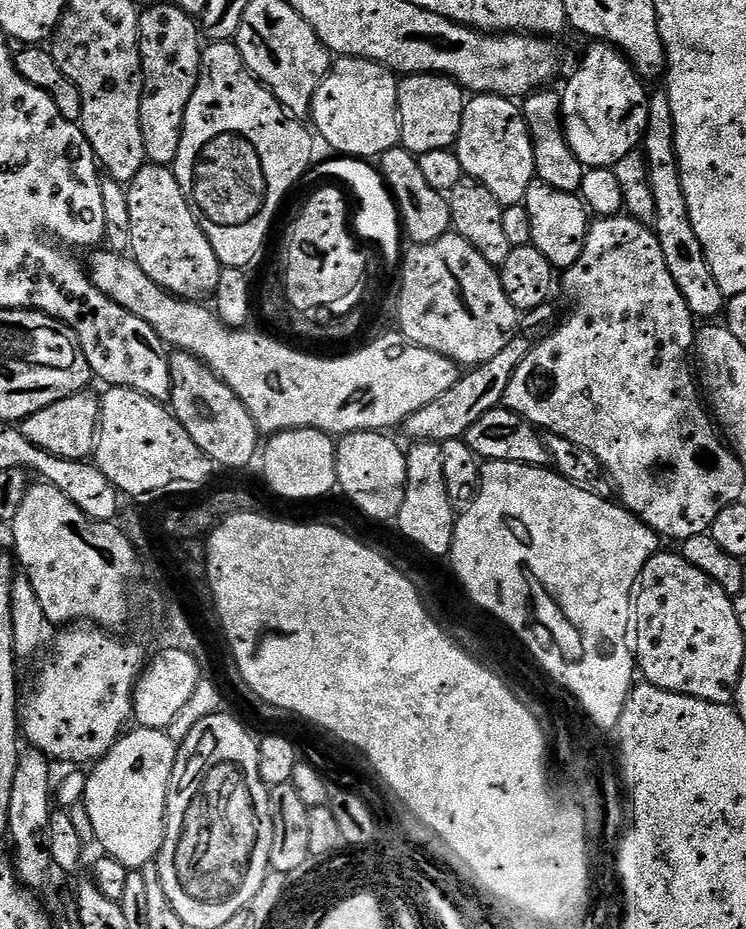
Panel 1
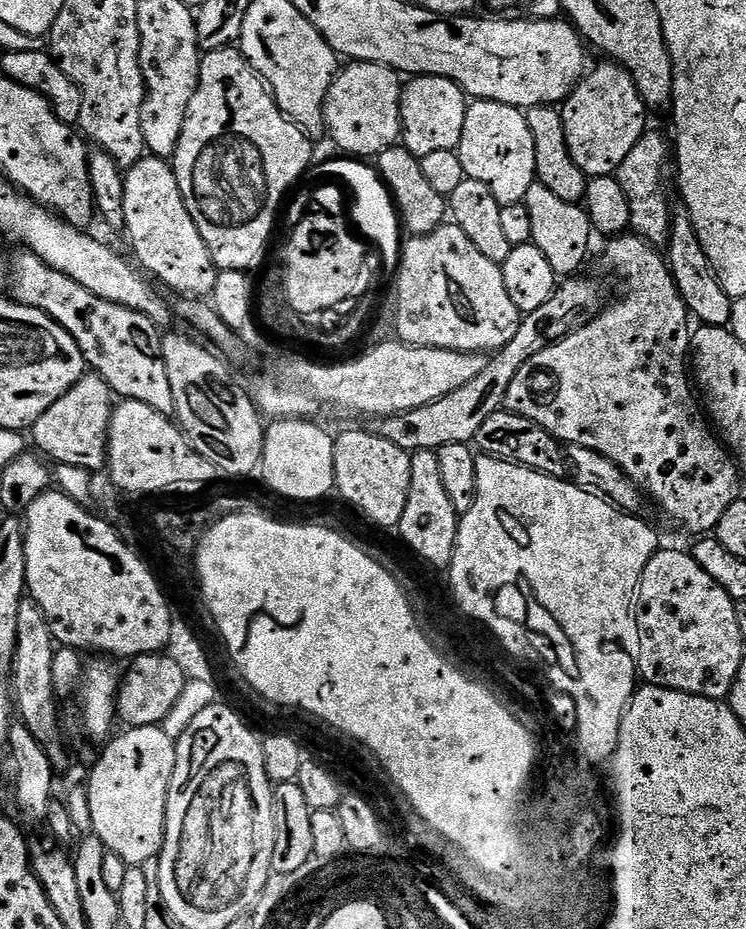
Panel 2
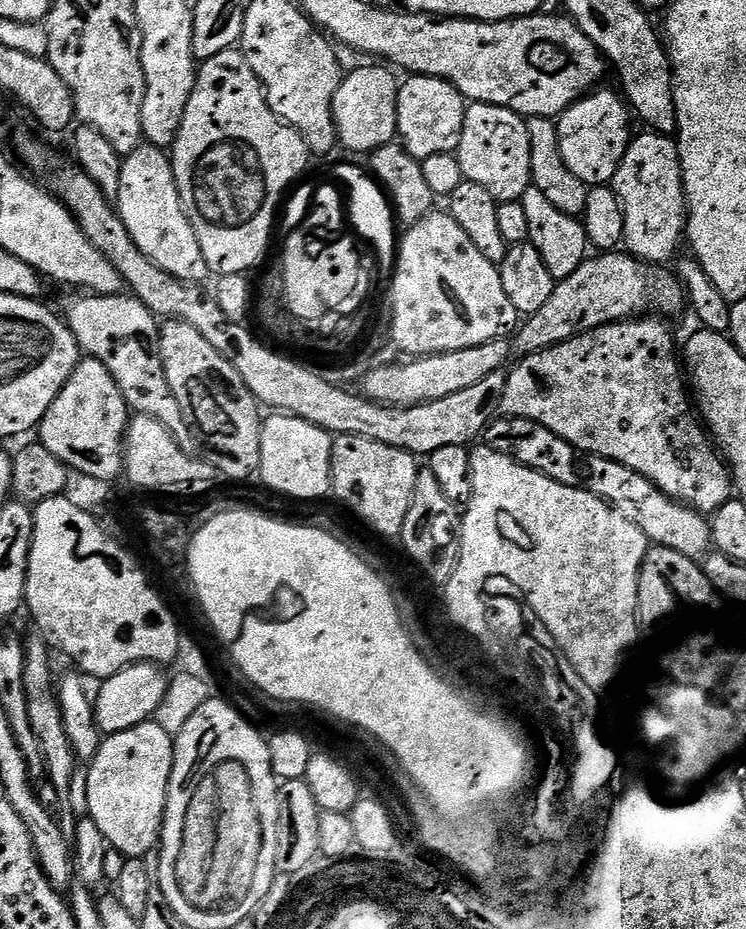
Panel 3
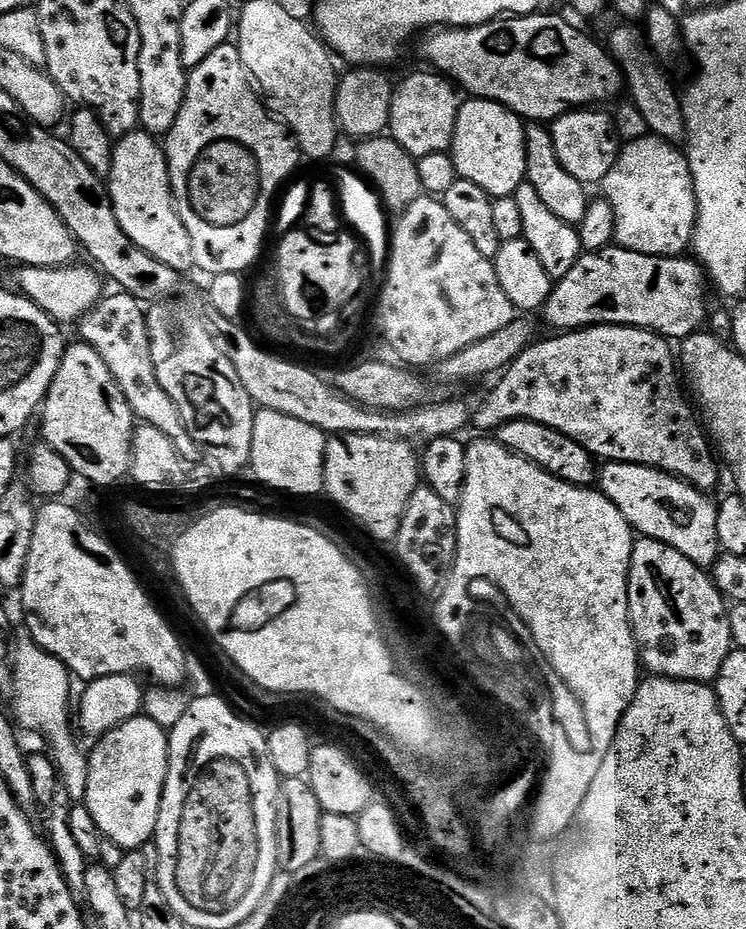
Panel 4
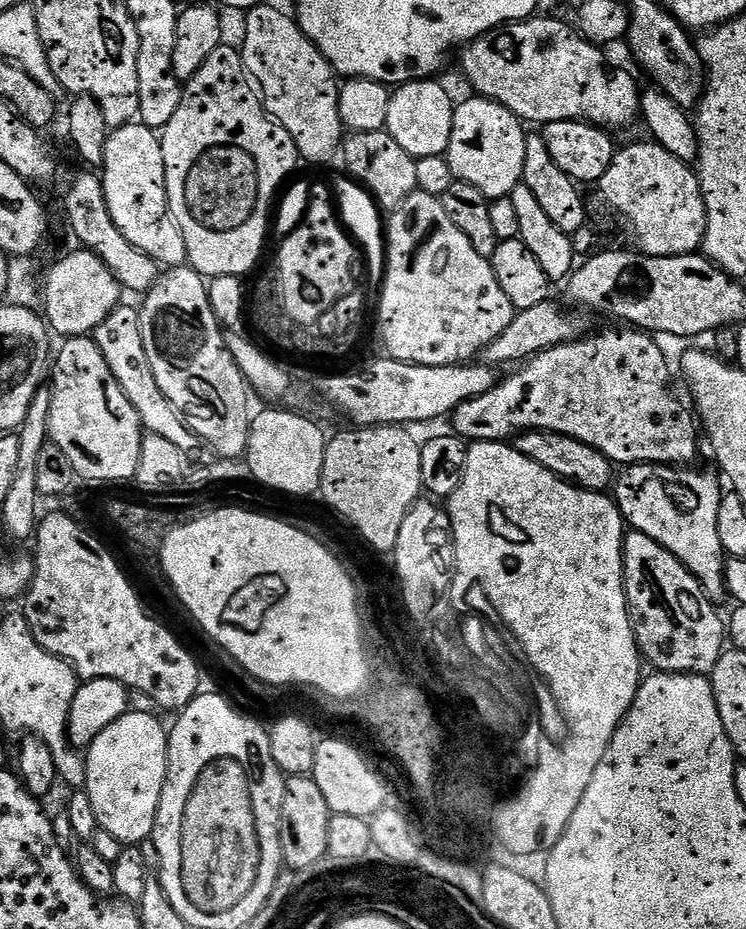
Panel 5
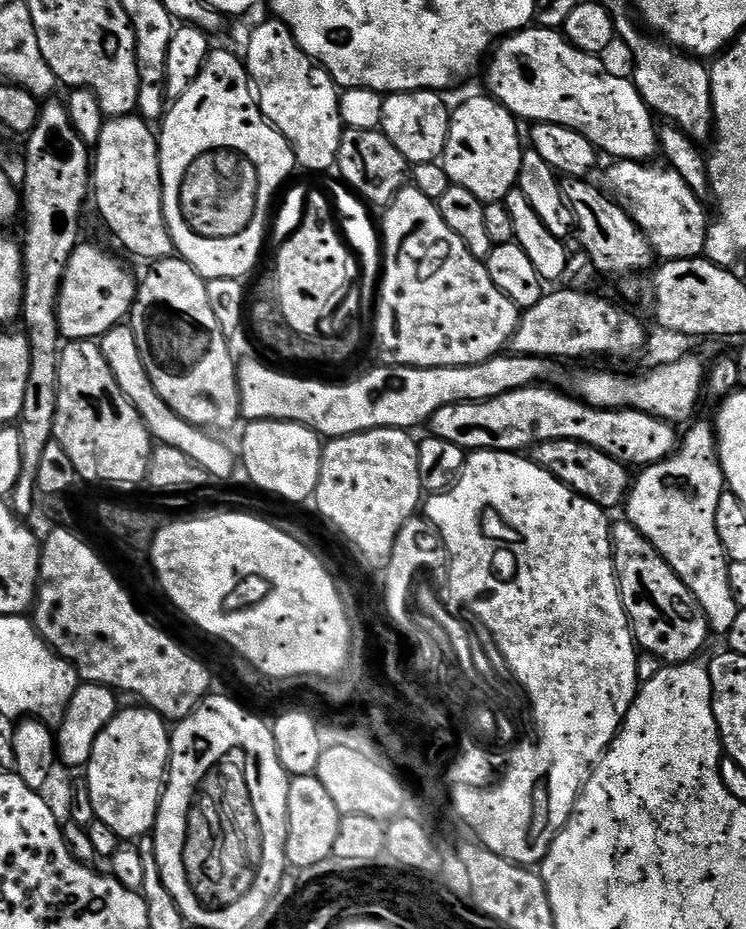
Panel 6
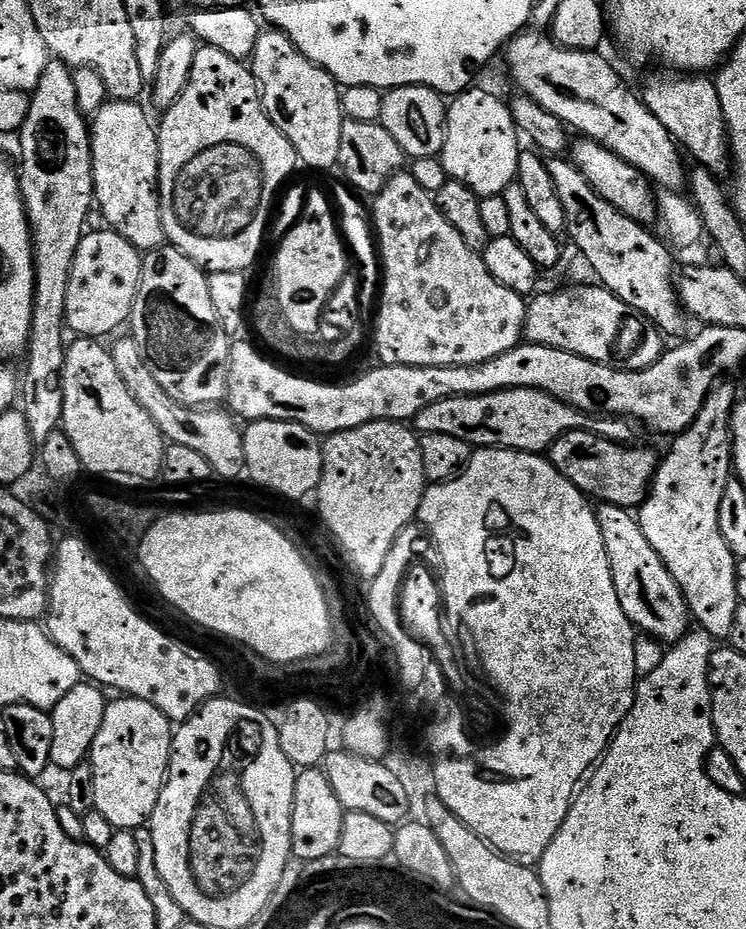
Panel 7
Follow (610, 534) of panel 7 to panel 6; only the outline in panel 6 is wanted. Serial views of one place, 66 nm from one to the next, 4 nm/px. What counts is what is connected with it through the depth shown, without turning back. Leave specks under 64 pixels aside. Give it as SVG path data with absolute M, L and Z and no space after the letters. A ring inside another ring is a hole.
M626 518L612 524L612 555L616 558L616 581L622 606L637 645L665 665L695 661L699 657L696 655L708 644L710 629L702 606L698 606L686 582L674 574L659 550Z

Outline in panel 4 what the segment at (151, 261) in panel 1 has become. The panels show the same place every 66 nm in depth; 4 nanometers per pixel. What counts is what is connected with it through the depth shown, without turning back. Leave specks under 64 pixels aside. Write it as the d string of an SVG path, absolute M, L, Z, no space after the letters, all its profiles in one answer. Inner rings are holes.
M143 130L119 137L112 150L112 169L106 183L118 226L122 226L126 238L176 272L193 271L194 250L190 246L190 234L186 234L186 226L182 226L182 218L176 213L168 160L161 141Z

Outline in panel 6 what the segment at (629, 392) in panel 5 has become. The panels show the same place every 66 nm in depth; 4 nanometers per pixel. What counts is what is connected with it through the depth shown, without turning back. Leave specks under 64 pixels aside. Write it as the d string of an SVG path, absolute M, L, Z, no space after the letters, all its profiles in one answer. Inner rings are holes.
M556 386L518 388L513 392L502 394L498 398L442 406L442 410L435 412L430 421L431 435L446 438L446 442L454 442L466 450L489 448L495 452L520 454L535 445L545 444L548 440L577 440L583 444L594 446L629 466L656 464L658 461L666 459L667 456L671 456L678 447L678 432L676 436L676 432L672 428L675 427L669 421L659 420L648 412L639 412L633 408L591 408L584 401L577 400L575 396Z

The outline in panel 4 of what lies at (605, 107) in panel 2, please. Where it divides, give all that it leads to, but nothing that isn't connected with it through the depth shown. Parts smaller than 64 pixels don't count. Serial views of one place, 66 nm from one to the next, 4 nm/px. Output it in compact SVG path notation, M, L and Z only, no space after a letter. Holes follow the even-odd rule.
M592 106L579 110L569 110L562 116L551 121L550 131L554 150L558 154L558 162L566 170L566 174L574 174L578 182L586 186L600 186L621 151L621 145L616 145L616 128L606 113Z

